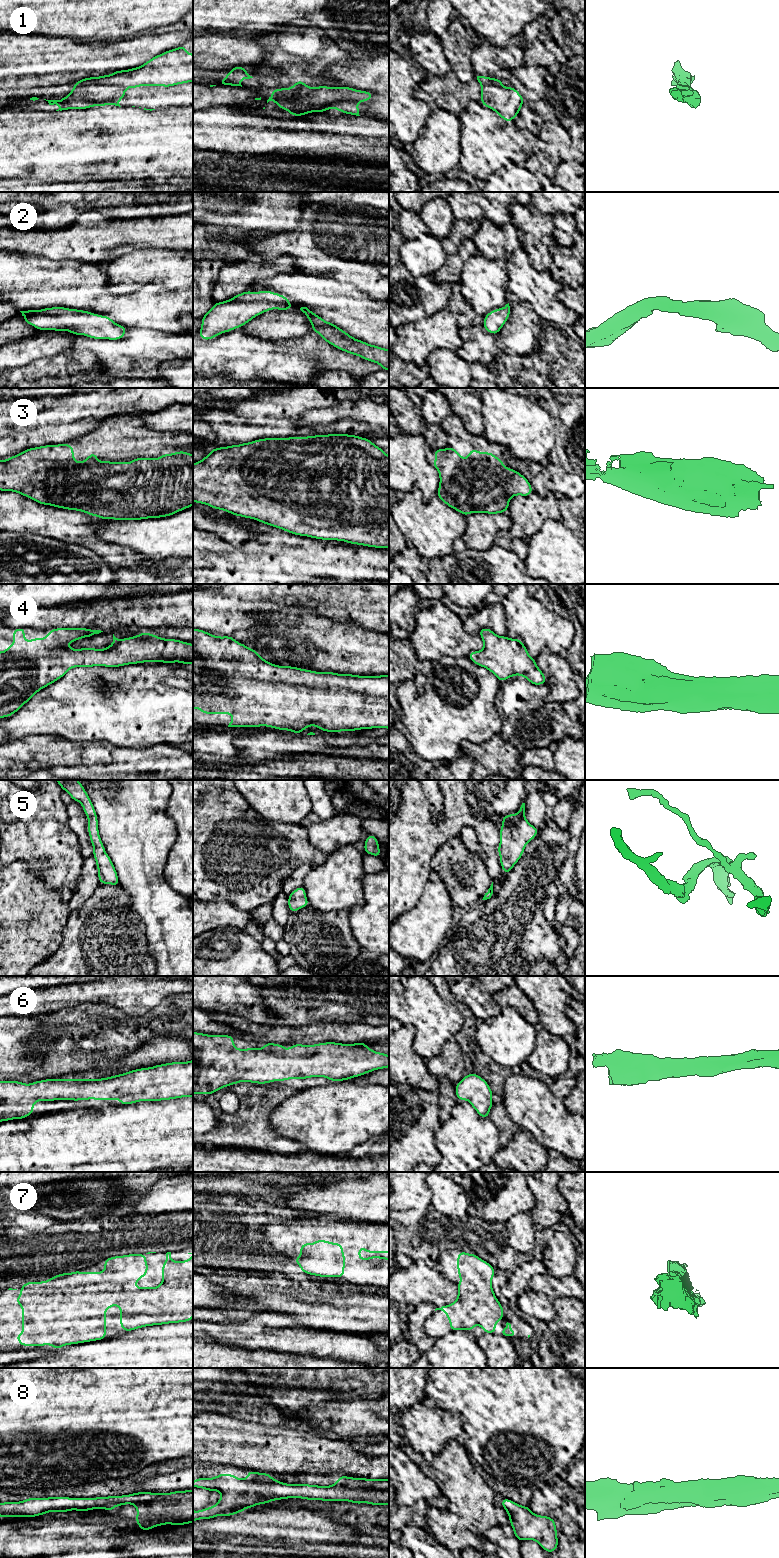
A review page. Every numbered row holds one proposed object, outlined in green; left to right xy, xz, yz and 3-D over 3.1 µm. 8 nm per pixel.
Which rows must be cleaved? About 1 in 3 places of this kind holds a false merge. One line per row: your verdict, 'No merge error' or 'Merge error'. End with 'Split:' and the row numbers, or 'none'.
1: Merge error
2: No merge error
3: No merge error
4: No merge error
5: No merge error
6: No merge error
7: No merge error
8: No merge error
Split: 1

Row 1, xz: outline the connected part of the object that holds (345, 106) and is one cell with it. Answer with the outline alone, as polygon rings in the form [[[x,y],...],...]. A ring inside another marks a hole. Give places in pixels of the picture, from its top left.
[[[335,100],[332,102],[327,102],[325,104],[321,104],[318,106],[310,106],[308,110],[301,109],[299,106],[294,106],[293,109],[289,112],[289,116],[304,116],[307,113],[318,112],[321,113],[323,111],[328,112],[328,109],[332,107],[335,110],[339,110],[342,113],[350,114],[350,115],[359,115],[359,108],[356,105],[357,103],[361,103],[361,101],[352,102],[349,100]]]

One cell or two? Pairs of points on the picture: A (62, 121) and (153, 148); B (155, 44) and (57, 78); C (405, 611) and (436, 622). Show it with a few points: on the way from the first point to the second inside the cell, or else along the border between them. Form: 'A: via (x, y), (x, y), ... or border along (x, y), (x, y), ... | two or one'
A: via (85, 117), (100, 118), (114, 130), (130, 131) | one
B: via (131, 52), (102, 53), (89, 60), (81, 60) | one
C: border along (419, 610), (416, 615), (415, 627), (409, 638) | two

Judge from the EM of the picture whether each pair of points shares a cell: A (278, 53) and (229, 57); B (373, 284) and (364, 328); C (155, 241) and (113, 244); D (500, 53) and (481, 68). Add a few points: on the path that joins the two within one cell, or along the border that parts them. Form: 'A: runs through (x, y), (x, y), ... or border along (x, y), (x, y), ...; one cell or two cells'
A: border along (263, 45), (264, 59), (261, 62); two cells
B: border along (361, 289), (378, 301); two cells
C: runs through (145, 240), (123, 240); one cell
D: runs through (495, 54), (486, 63); one cell

